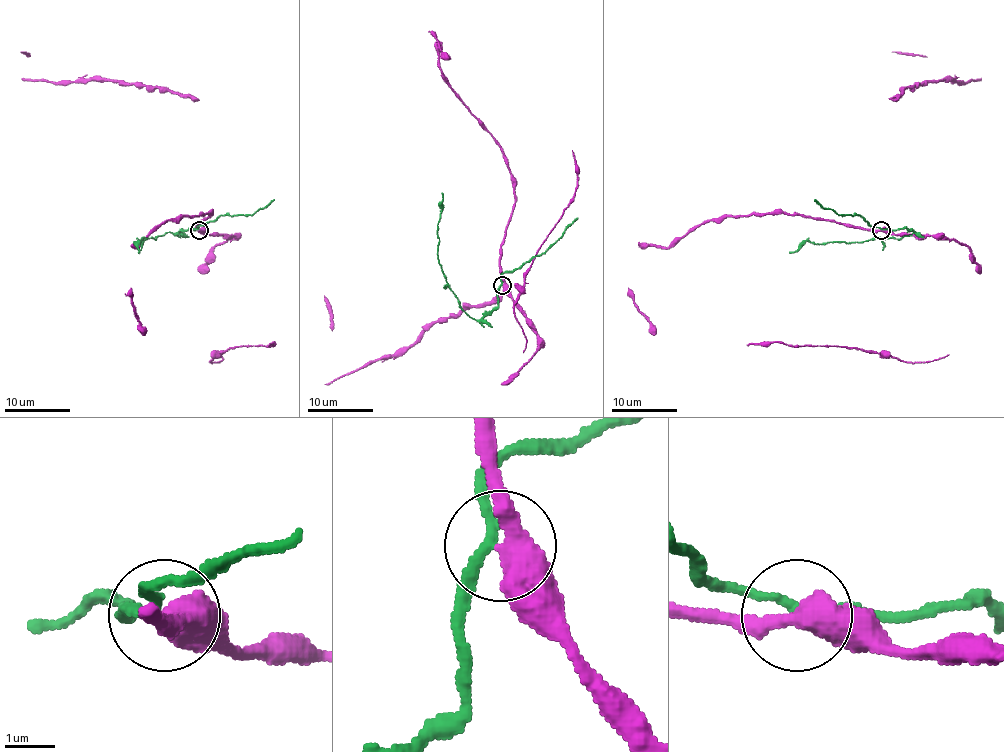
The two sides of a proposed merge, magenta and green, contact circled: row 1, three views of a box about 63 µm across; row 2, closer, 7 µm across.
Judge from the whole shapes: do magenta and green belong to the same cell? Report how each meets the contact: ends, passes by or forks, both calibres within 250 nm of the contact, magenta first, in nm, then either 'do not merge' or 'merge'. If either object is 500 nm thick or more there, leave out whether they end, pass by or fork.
magenta passes by | green passes by | 440/190 nm | do not merge

